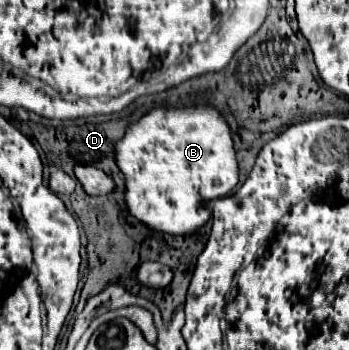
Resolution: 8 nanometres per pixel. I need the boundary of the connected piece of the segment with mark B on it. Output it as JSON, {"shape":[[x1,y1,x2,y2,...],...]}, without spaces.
{"shape":[[211,107,193,109,153,109,133,123,125,137,117,141,117,165,125,177,125,203,131,215,155,231,171,235,187,235,197,231,209,219,209,203,225,197,239,181,239,169,233,151,233,139,225,119]]}

